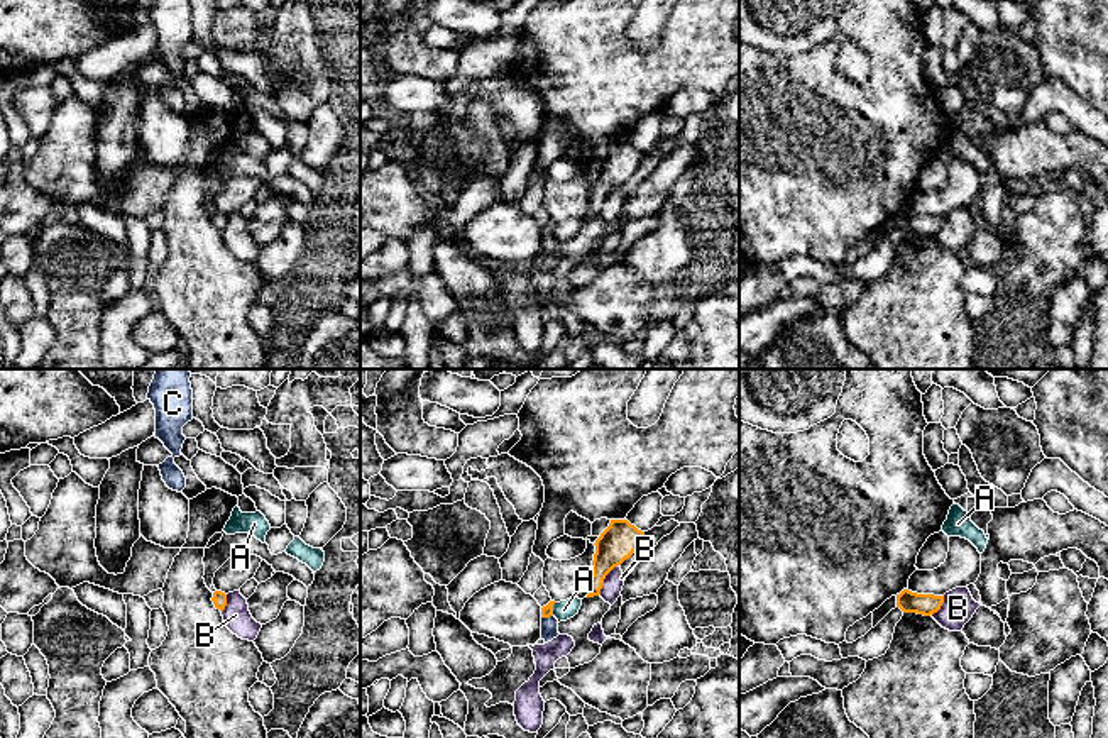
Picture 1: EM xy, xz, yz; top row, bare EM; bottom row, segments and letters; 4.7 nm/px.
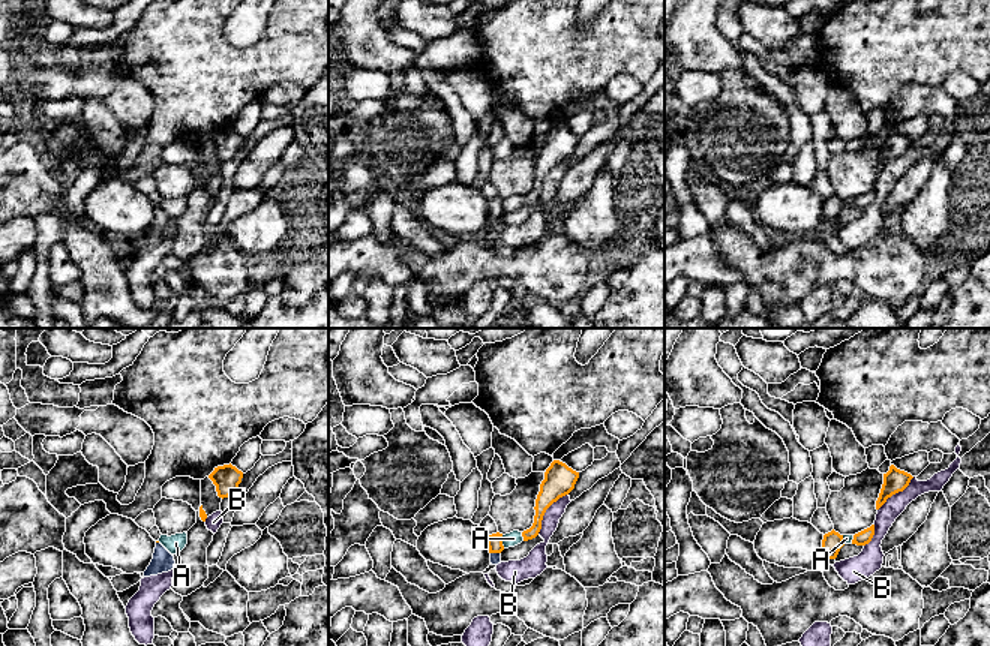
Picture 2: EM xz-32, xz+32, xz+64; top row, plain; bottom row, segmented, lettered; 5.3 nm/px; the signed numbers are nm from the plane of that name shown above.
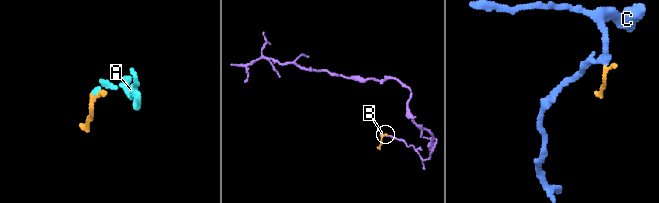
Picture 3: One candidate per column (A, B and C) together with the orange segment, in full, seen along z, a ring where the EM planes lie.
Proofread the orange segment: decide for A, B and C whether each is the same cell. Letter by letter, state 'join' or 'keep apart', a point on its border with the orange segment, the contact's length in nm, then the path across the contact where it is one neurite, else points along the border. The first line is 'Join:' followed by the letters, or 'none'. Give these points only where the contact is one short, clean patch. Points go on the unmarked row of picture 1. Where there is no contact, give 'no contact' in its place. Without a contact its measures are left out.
Join: C
A: keep apart; contact xz (552, 231); length 70 nm; border xz (555, 224), (552, 236)
B: keep apart; contact xz (604, 198); length 180 nm; border xz (618, 185), (606, 197), (597, 215)
C: join; contact xz (547, 237); length 60 nm; way xz (547, 232), (547, 237), (548, 246)

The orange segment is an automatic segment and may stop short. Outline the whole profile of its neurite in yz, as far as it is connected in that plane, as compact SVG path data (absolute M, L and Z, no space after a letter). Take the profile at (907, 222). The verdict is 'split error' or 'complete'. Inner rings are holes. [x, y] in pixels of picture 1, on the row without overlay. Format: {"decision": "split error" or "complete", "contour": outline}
{"decision": "complete", "contour": "M908 210L897 215L897 229L900 229L903 234L930 237L941 230L942 223L944 217L917 215Z"}

